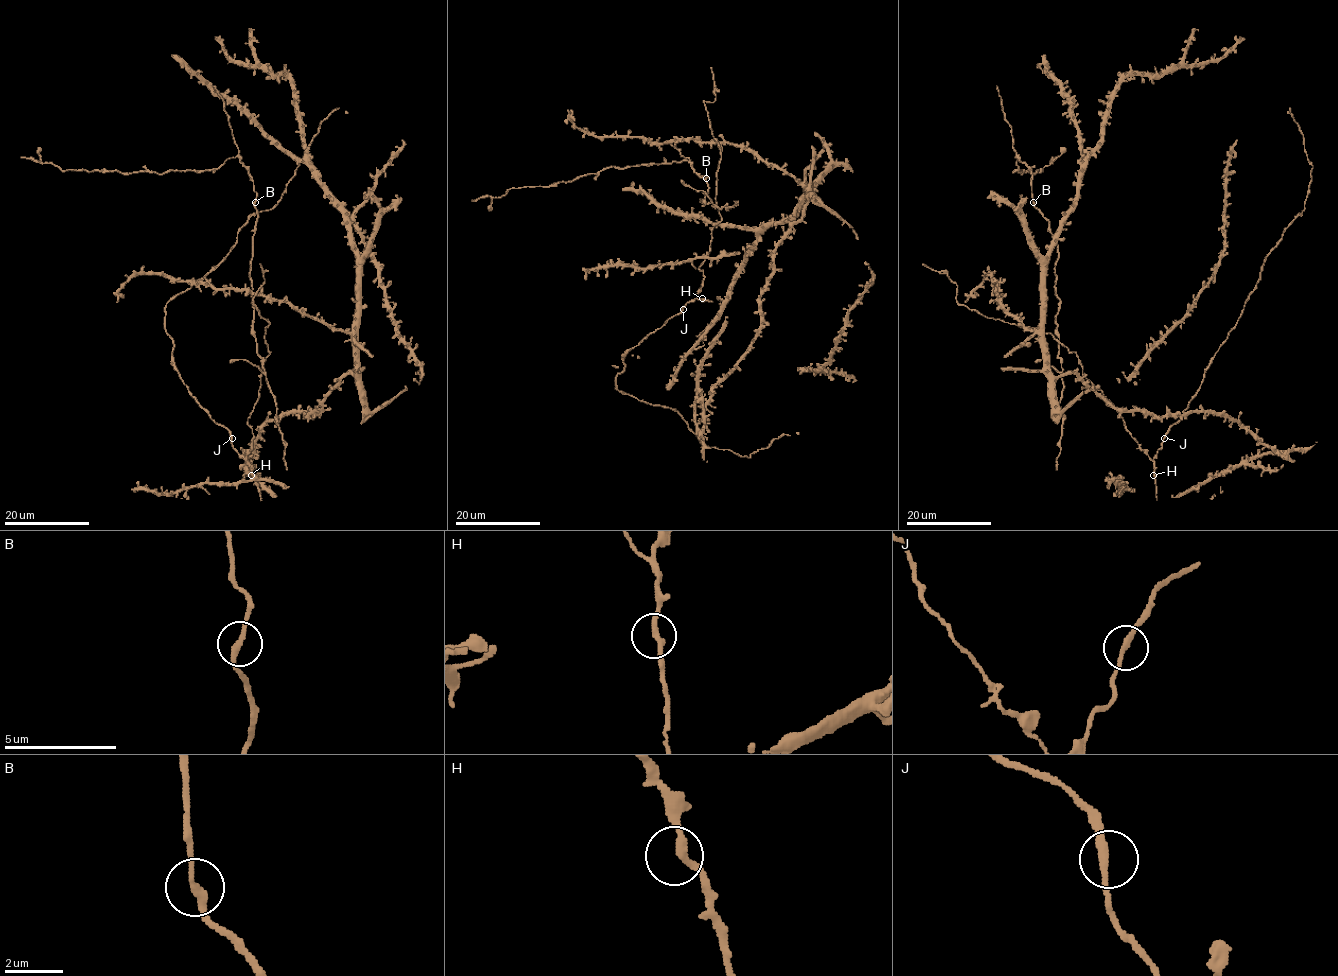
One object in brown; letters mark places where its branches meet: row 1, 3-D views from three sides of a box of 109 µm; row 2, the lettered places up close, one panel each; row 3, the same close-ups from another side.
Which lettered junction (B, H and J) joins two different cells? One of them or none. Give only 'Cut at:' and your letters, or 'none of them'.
Cut at: none of them

